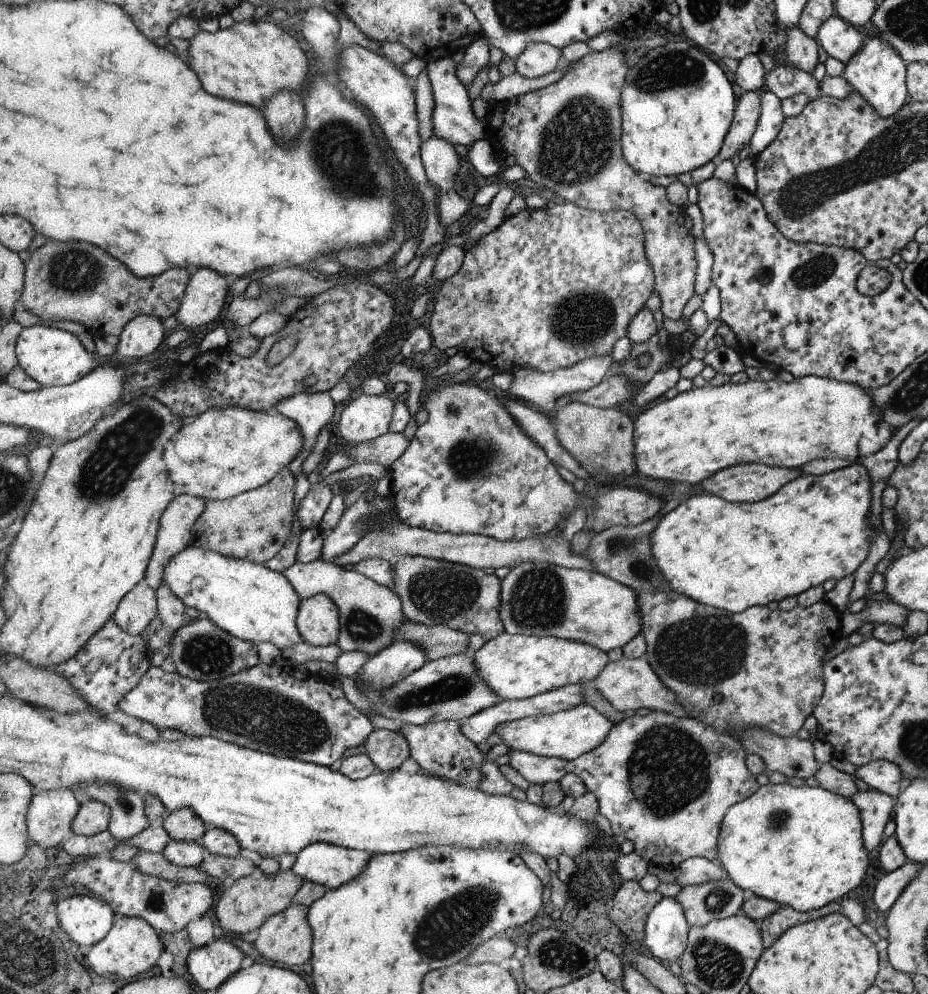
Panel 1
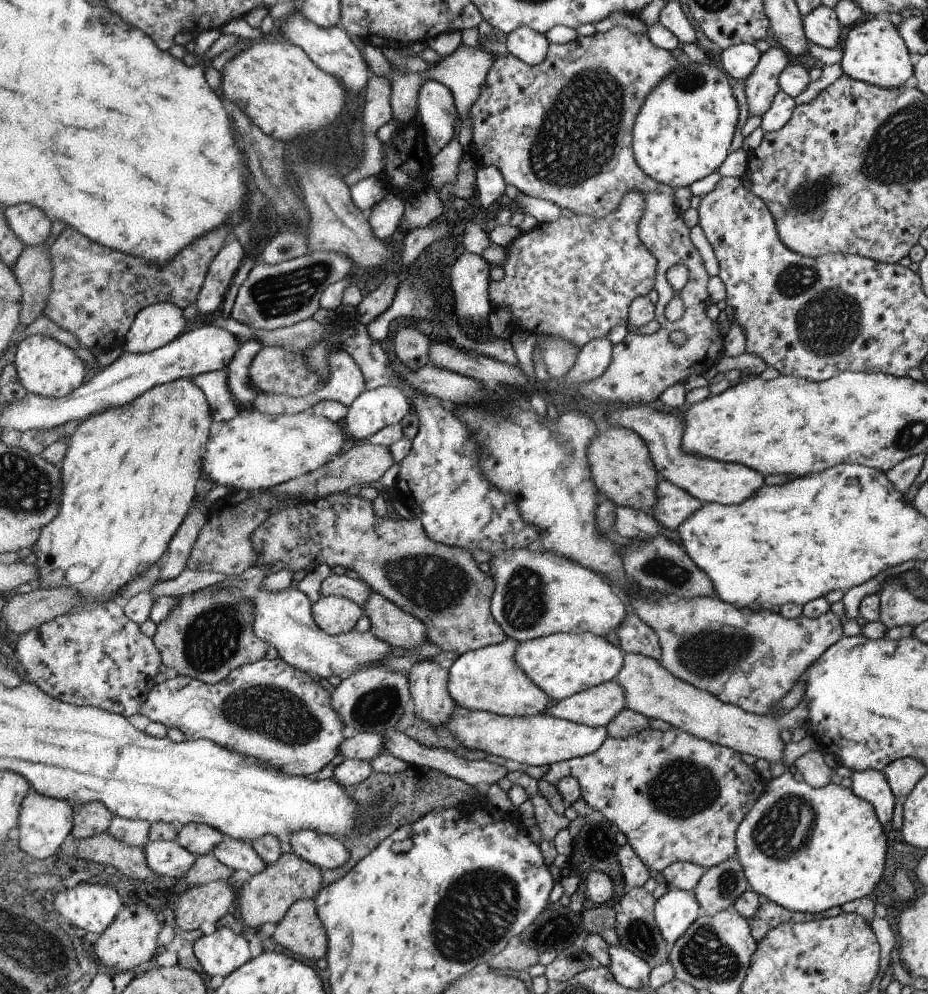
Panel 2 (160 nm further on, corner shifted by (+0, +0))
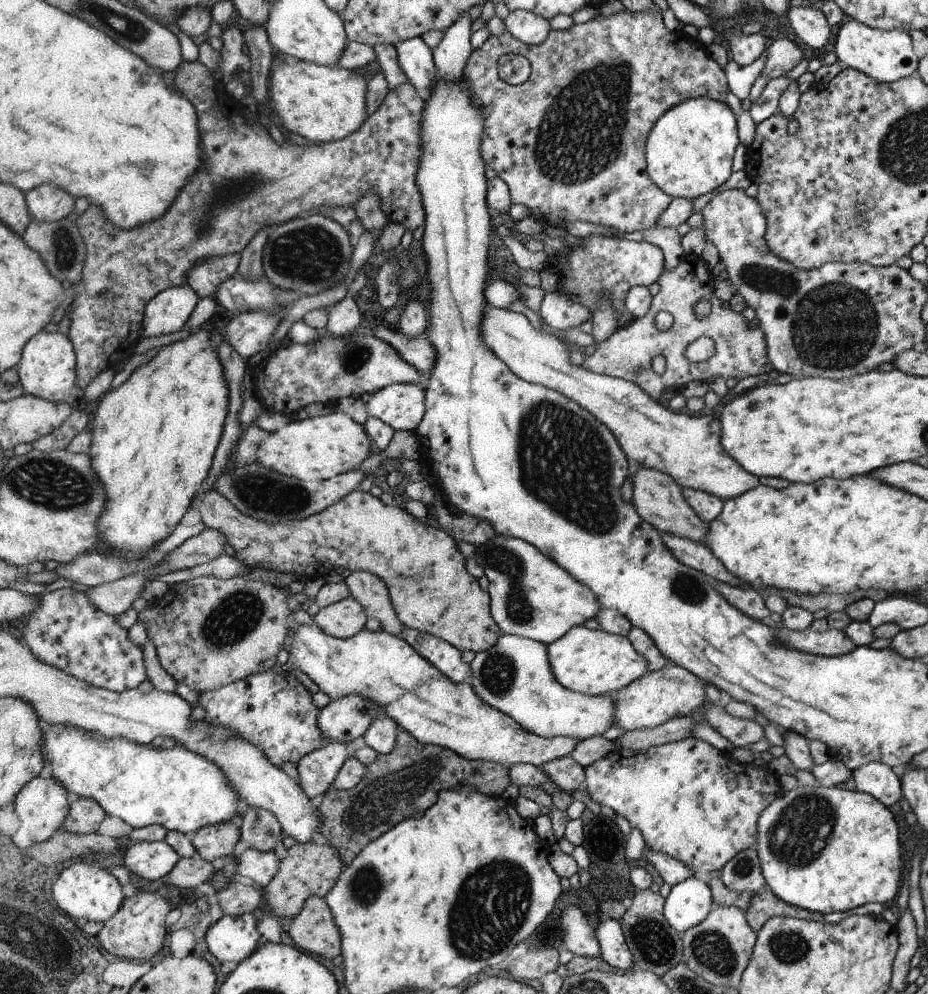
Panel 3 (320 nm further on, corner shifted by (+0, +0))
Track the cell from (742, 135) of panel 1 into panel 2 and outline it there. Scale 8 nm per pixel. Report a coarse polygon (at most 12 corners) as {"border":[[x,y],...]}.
{"border":[[770,46],[745,78],[749,114],[762,115],[779,91],[788,52]]}

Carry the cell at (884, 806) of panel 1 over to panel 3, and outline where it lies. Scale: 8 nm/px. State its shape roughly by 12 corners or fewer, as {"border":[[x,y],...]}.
{"border":[[882,762],[852,771],[857,791],[892,806],[903,799],[899,771]]}

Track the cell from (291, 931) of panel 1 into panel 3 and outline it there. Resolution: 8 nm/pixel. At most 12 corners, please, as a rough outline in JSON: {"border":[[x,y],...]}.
{"border":[[324,897],[306,900],[288,934],[304,952],[332,960],[342,934]]}

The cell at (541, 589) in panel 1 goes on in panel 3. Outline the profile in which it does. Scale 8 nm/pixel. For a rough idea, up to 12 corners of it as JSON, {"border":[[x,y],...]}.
{"border":[[528,542],[475,550],[502,634],[548,645],[596,618],[592,590]]}

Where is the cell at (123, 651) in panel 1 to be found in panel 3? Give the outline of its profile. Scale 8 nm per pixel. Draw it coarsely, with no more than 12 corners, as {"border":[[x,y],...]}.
{"border":[[81,587],[24,619],[42,662],[120,693],[149,680],[144,647]]}

